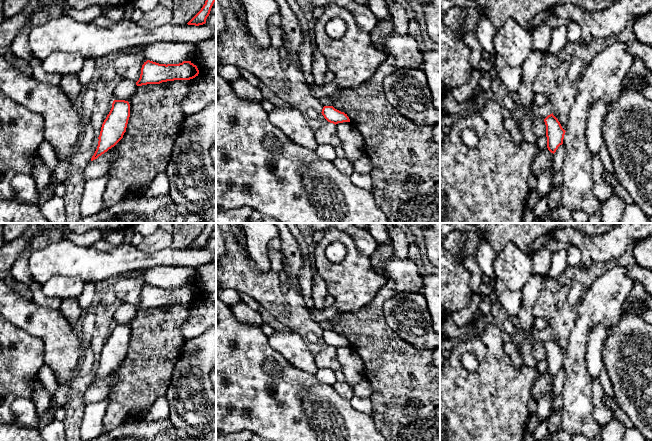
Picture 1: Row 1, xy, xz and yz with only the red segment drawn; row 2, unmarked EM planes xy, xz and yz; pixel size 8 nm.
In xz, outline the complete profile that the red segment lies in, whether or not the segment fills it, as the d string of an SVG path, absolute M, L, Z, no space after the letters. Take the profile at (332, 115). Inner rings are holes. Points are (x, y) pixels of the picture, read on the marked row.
M324 106L321 113L328 122L335 125L338 123L350 122L347 114L335 109L333 106Z

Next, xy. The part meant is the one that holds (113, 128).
M114 100L112 108L102 124L100 135L98 137L98 146L91 161L97 159L114 147L123 138L129 117L129 102L125 100Z

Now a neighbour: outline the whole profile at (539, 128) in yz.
M534 119L532 125L532 131L536 138L546 136L546 125L543 119Z

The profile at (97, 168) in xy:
M112 147L107 152L99 156L97 159L91 161L85 168L83 176L85 181L97 179L108 172L110 162L115 157L115 149Z

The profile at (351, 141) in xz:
M350 122L338 123L336 128L347 160L353 163L365 156L363 137Z

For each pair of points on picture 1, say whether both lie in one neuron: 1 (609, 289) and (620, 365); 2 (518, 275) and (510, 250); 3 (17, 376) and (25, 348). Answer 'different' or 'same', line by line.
1: different
2: same
3: same

